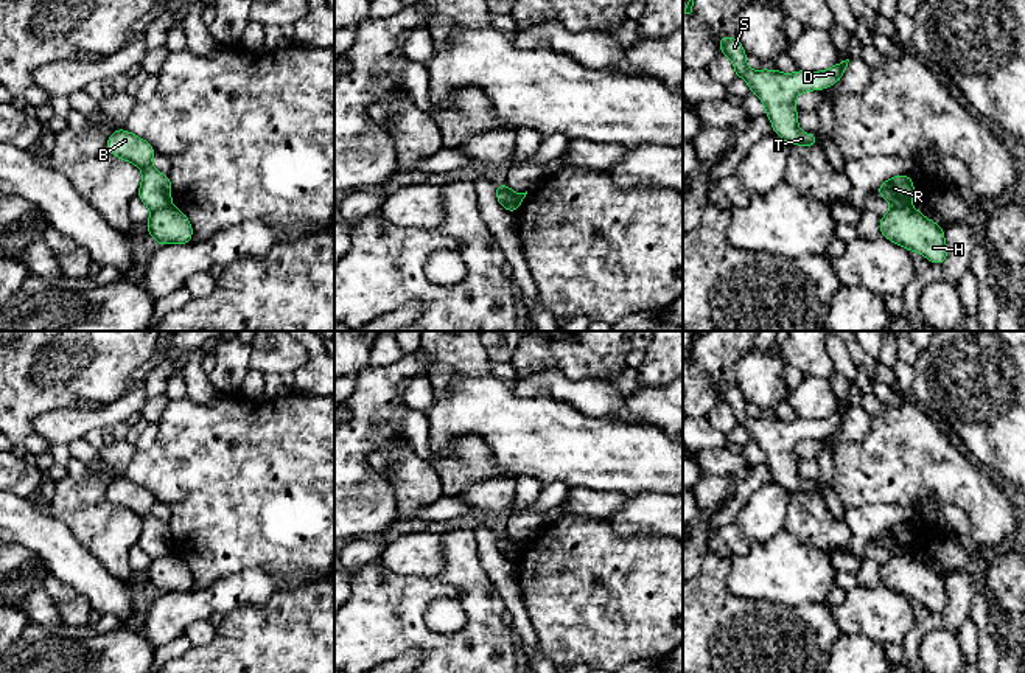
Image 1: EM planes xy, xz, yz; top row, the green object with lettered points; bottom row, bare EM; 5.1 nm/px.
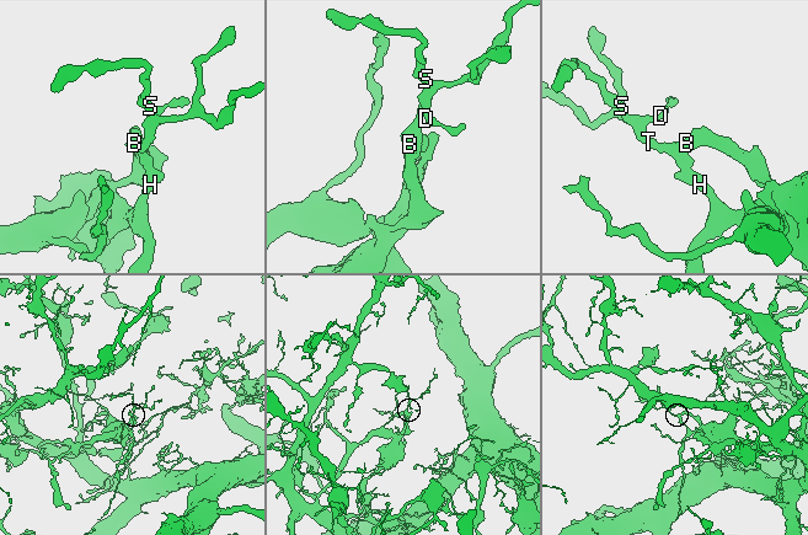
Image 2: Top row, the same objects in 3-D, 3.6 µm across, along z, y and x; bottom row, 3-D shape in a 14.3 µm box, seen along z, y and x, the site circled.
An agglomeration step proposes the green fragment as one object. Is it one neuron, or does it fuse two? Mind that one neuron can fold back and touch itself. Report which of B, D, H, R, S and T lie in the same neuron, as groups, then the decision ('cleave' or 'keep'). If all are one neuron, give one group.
B D R S T / H; cleave

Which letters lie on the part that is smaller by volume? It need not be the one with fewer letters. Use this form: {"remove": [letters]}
{"remove": ["H"]}

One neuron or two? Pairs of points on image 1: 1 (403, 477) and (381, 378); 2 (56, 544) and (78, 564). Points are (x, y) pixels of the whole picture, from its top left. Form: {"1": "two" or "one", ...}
{"1": "two", "2": "one"}

